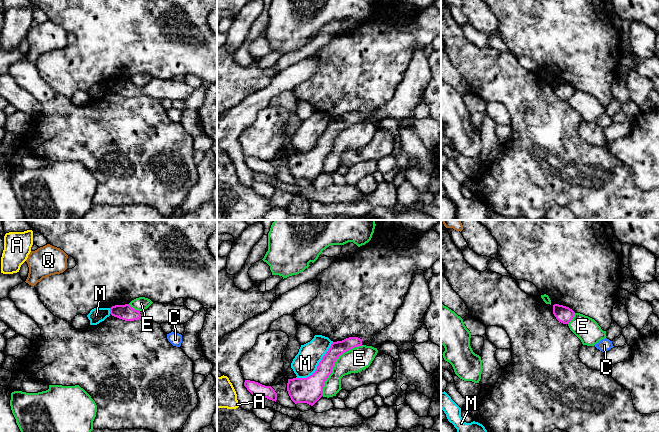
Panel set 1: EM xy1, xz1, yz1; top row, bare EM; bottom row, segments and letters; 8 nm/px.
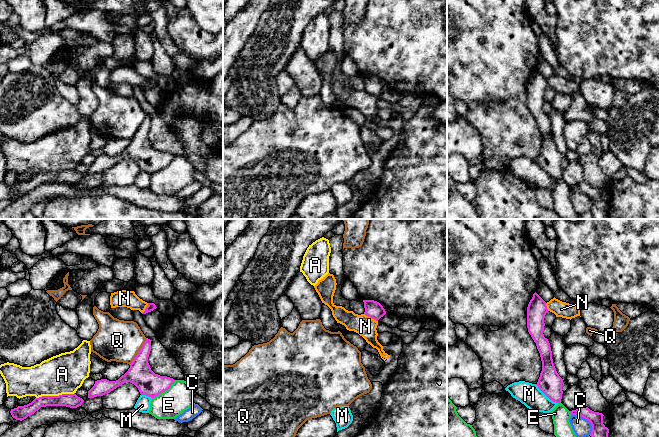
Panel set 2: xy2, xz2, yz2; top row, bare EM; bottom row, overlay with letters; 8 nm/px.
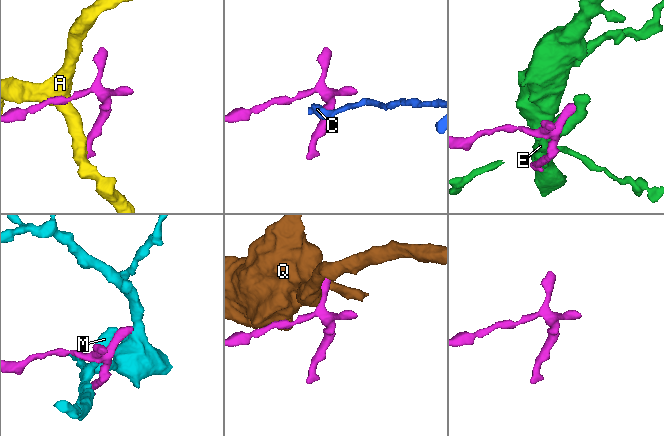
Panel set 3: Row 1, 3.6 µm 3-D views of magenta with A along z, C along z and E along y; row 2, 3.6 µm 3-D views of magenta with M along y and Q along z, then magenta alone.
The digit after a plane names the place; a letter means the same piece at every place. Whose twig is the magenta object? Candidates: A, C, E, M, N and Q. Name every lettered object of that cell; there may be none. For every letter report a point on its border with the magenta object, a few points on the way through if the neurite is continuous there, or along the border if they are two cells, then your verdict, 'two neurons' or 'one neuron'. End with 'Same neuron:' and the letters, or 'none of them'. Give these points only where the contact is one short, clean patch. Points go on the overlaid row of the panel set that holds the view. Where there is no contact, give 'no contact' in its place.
A: xy2 (55, 396) | two neurons
C: yz2 (586, 418) | along yz2 (571, 414), (584, 417), (591, 425), (591, 433) | two neurons
E: xz1 (334, 364) | two neurons
M: xz1 (317, 366) | two neurons
N: xz2 (371, 317) | along xz2 (364, 313), (377, 321) | two neurons
Q: xy2 (139, 351) | along xy2 (147, 338), (129, 364) | two neurons
Same neuron: none of them

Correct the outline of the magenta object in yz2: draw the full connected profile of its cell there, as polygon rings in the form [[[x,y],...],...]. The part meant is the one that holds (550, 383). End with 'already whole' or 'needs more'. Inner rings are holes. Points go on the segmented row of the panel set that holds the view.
[[[535,292],[527,307],[527,328],[542,361],[542,371],[536,385],[550,400],[561,403],[563,379],[556,371],[550,343],[543,334],[547,312],[546,302]]]; already whole

